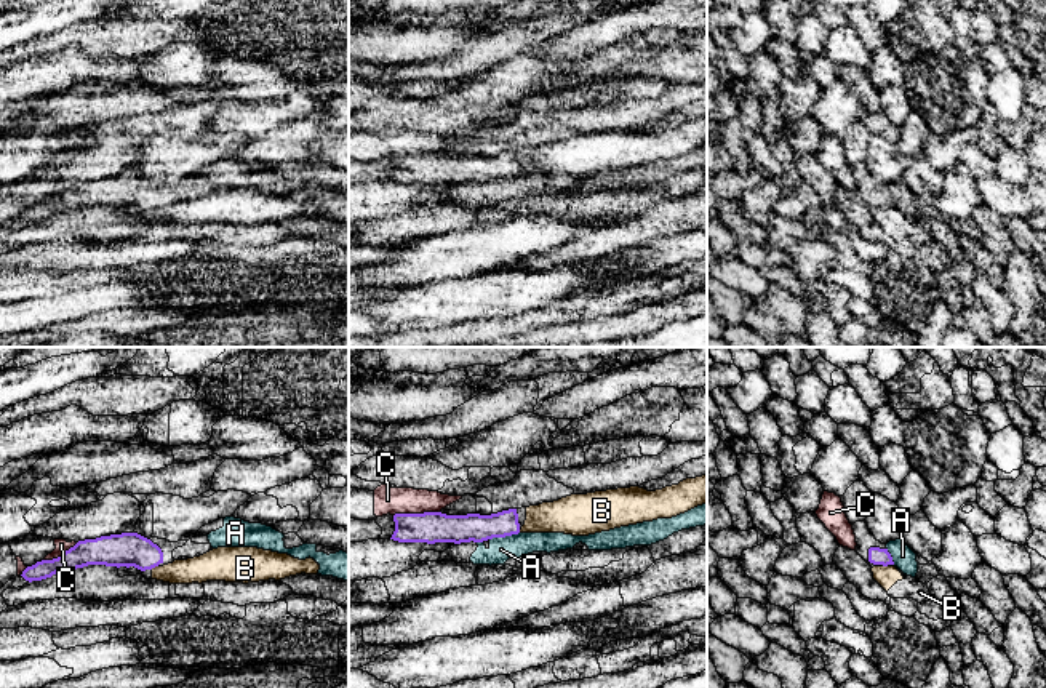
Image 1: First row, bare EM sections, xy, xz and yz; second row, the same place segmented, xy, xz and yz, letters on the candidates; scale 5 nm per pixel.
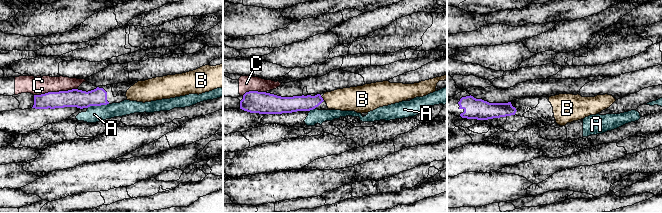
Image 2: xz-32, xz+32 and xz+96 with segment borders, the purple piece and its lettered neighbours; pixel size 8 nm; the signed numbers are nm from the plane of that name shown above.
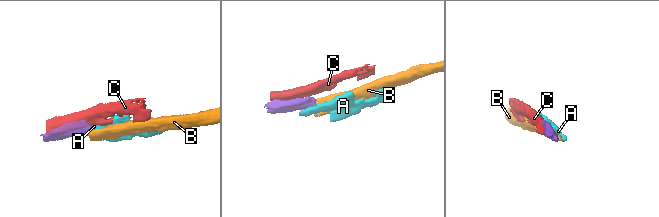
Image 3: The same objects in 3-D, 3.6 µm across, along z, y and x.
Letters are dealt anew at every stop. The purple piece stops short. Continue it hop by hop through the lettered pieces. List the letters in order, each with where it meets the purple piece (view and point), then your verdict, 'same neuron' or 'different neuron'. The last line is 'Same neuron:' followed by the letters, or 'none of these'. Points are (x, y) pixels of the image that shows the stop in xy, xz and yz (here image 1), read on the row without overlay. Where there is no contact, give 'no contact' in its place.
A: contact xz (504, 178); same neuron
B: contact xy (154, 208); different neuron
C: contact xz (416, 156); different neuron
Same neuron: A

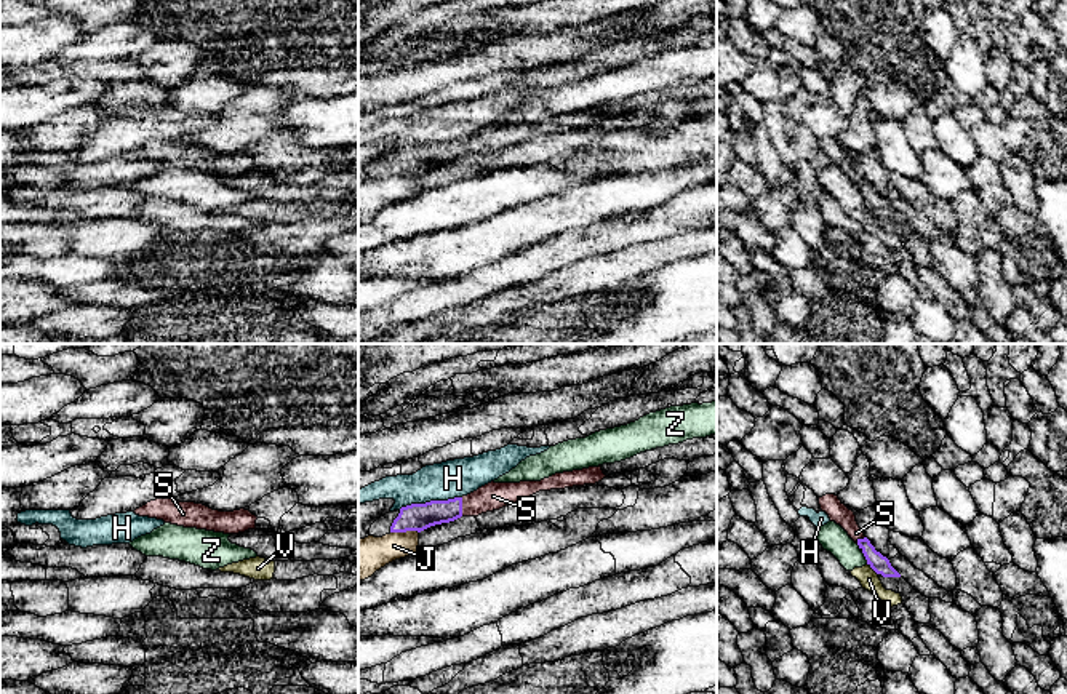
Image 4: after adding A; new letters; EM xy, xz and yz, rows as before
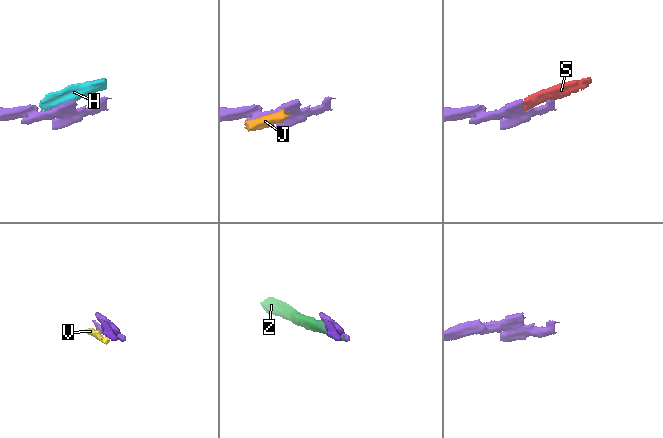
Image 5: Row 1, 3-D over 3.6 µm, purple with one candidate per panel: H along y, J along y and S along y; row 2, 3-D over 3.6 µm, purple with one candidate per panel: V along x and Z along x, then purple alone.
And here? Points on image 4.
H: contact xz (431, 143); different neuron
J: contact xz (403, 173); different neuron
S: contact xz (461, 149); same neuron
V: contact yz (872, 210); different neuron
Z: contact yz (866, 200); different neuron
Same neuron: S

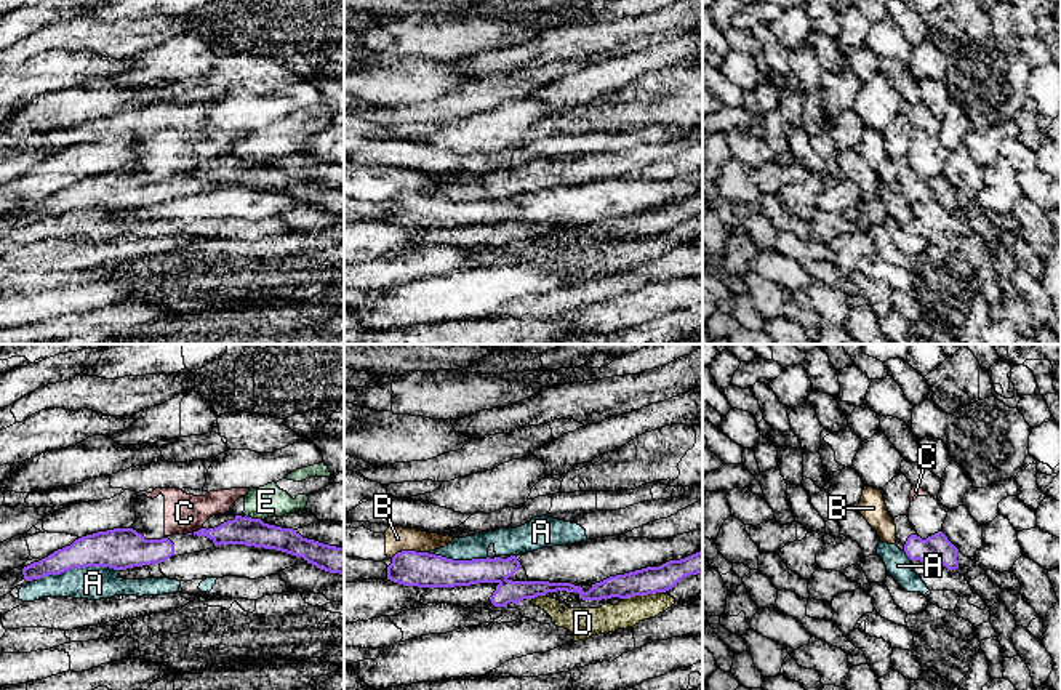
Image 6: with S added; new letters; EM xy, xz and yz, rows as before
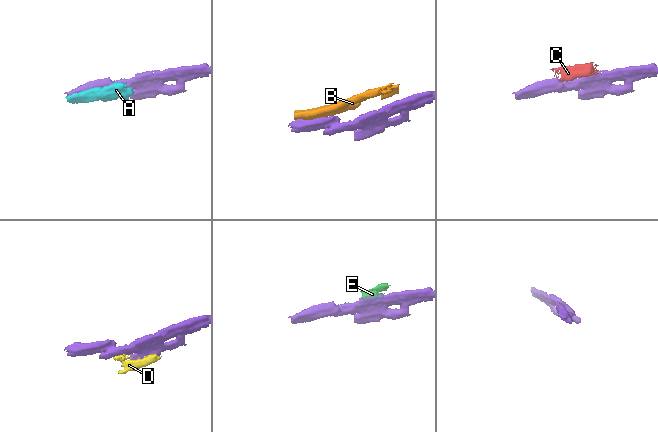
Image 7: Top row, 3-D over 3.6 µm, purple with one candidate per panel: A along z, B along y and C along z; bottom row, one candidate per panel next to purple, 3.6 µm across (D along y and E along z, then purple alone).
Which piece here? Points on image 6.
A: contact xy (77, 208); different neuron
B: contact xz (408, 192); different neuron
C: contact xy (194, 173); different neuron
D: contact xz (642, 236); different neuron
E: contact xy (253, 160); different neuron
Same neuron: none of these

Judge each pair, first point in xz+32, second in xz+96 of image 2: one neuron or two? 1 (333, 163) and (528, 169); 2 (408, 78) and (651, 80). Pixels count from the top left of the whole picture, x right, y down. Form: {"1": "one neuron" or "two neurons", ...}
{"1": "one neuron", "2": "one neuron"}

